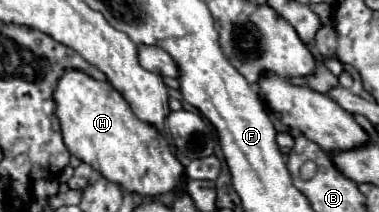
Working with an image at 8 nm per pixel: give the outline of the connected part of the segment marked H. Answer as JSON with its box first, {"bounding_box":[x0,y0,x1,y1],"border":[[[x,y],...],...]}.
{"bounding_box":[54,70,184,196],"border":[[[68,70],[58,80],[54,100],[64,144],[72,156],[102,172],[106,180],[120,184],[126,192],[158,196],[178,190],[184,166],[172,152],[168,140],[156,126],[140,120],[122,94],[108,82],[98,82],[84,72]]]}

